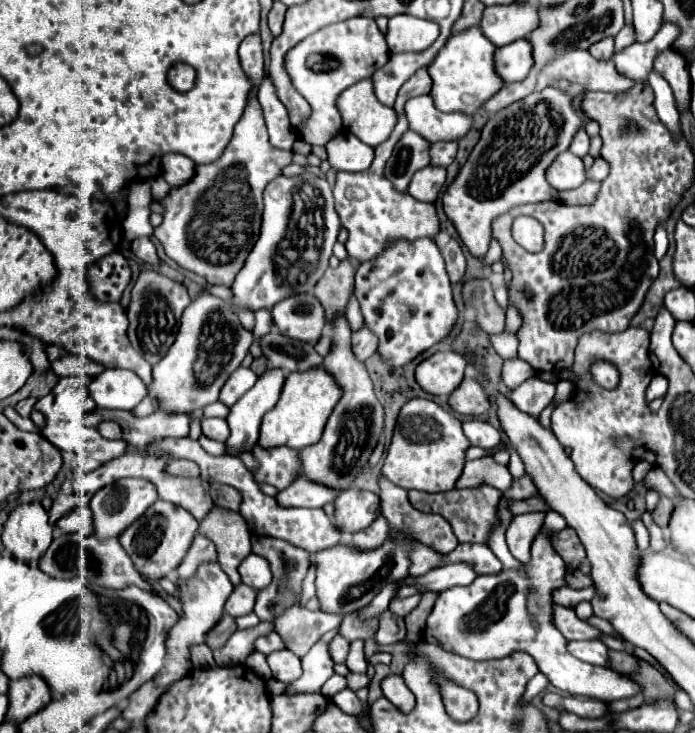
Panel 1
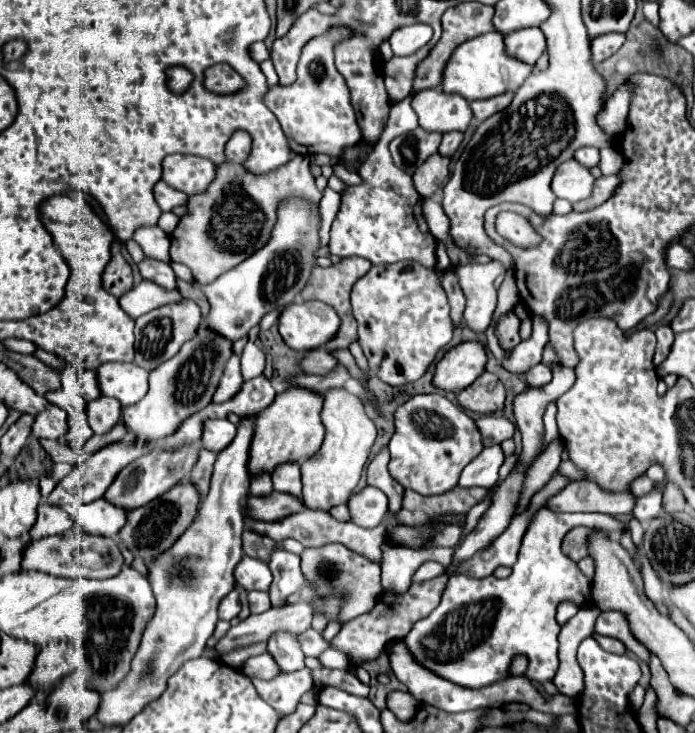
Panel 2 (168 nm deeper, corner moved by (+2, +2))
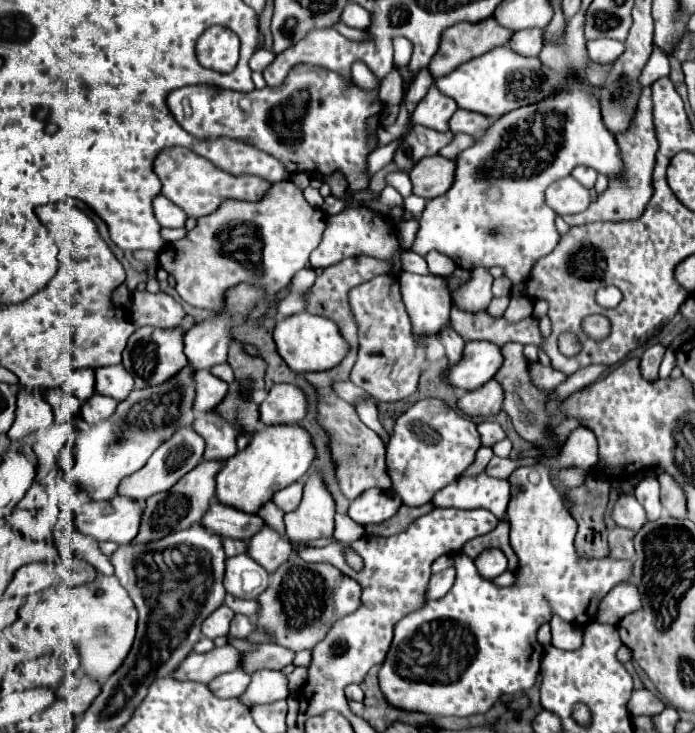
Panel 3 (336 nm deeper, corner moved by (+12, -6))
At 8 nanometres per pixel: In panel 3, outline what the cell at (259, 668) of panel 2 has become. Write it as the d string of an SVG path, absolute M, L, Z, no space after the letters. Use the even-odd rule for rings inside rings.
M238 669L238 671L222 673L216 679L212 679L208 683L208 689L220 699L232 699L232 697L240 697L248 687L248 683L250 683L250 675Z

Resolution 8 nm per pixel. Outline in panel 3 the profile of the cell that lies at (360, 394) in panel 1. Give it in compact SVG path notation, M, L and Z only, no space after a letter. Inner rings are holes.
M312 473L304 485L304 497L302 503L296 511L284 515L284 527L286 527L286 537L290 543L304 543L310 539L320 539L326 537L330 539L334 533L334 499L324 487L322 479L318 473Z

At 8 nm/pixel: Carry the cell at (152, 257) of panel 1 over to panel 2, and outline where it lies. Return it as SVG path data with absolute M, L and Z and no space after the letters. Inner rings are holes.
M144 255L144 259L138 263L138 267L140 267L140 273L144 279L150 279L150 281L166 287L166 289L176 287L176 277L174 277L170 263L164 263L164 261L158 261L158 259Z

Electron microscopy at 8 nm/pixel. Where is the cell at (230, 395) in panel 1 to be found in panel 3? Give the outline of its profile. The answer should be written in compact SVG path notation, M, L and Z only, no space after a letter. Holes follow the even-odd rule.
M196 371L194 383L196 383L196 399L192 409L196 413L212 411L228 393L228 383L220 381L210 371Z

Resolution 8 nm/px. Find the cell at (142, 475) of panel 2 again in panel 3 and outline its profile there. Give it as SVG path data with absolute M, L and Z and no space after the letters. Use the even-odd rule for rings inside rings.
M180 427L166 443L162 443L154 451L154 455L150 457L146 467L142 467L140 471L136 471L128 479L124 479L124 487L120 487L120 495L128 495L130 499L140 499L140 503L144 503L148 497L168 491L174 483L178 483L188 471L192 471L202 461L204 449L206 449L206 443L194 429Z

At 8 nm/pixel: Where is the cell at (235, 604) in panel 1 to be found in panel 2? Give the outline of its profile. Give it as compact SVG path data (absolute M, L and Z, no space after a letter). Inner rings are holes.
M234 589L234 591L230 591L230 593L220 601L218 615L220 615L220 619L230 621L230 619L234 619L238 613L240 613L240 599L238 599L238 591Z

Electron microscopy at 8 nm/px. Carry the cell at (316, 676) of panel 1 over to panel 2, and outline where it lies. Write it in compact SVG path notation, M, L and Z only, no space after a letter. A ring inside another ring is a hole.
M308 667L294 673L280 673L270 681L252 679L252 683L262 699L266 699L266 703L270 703L278 711L278 715L292 713L300 697L314 687L312 671Z

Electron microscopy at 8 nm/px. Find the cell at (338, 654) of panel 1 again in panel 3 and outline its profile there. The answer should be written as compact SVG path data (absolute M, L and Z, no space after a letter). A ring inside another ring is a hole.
M229 639L229 643L240 651L240 667L248 675L260 669L284 669L292 663L294 653L276 647L274 643L250 643L246 639Z

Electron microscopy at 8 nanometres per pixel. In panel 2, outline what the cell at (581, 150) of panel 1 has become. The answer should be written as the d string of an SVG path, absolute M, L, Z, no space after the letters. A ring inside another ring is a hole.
M582 147L574 153L574 159L582 163L584 167L594 167L598 165L598 149L596 147Z

